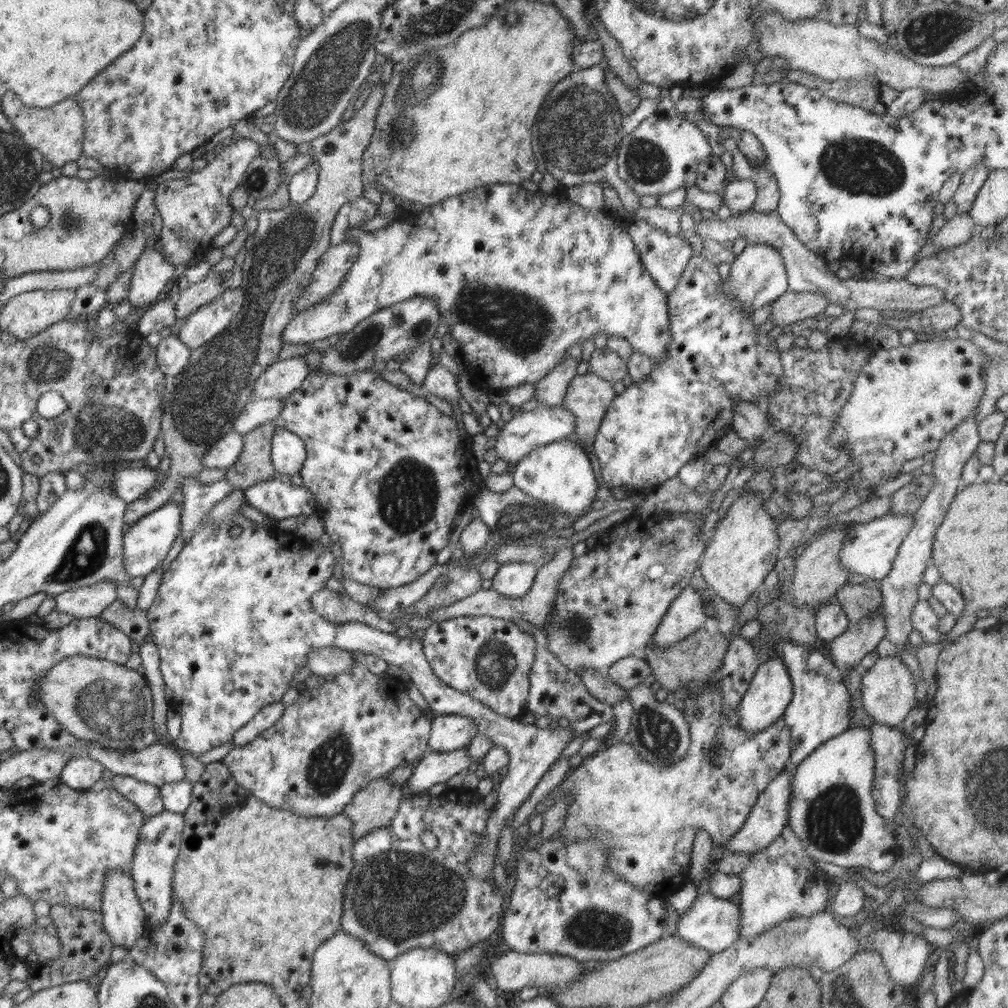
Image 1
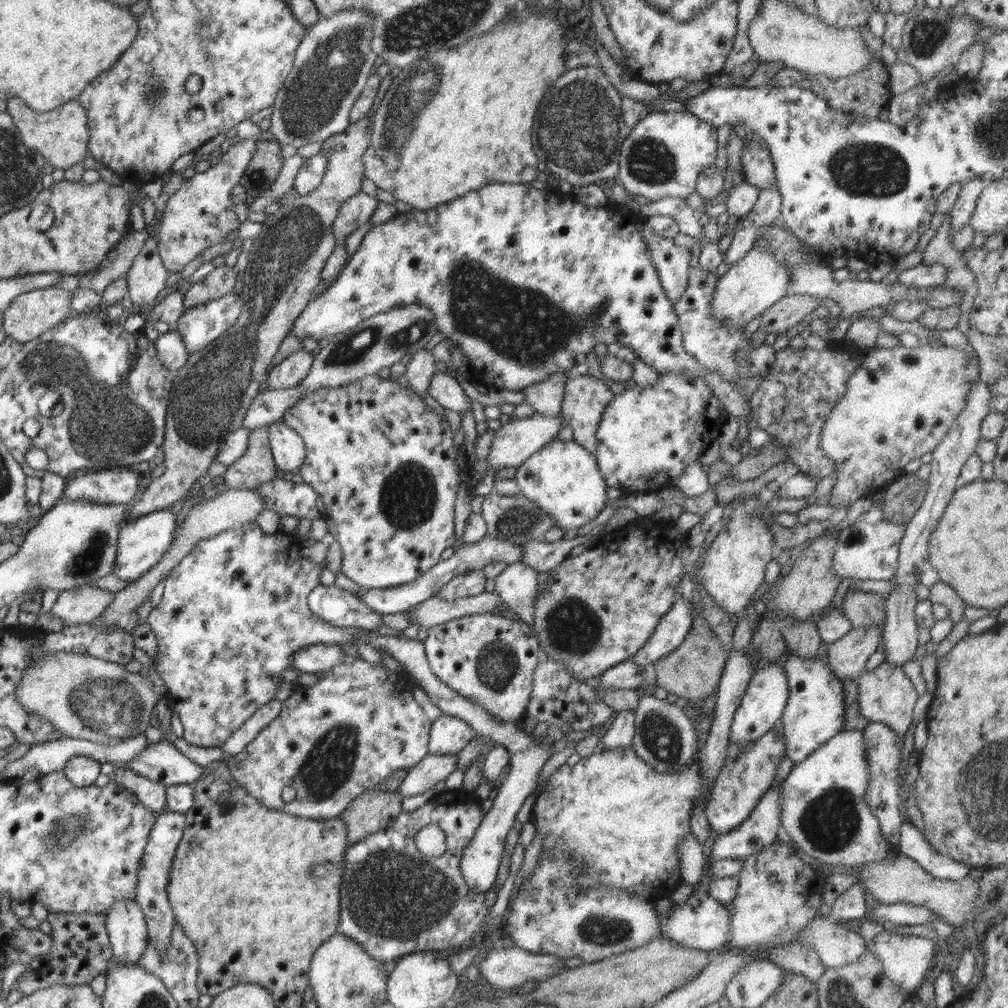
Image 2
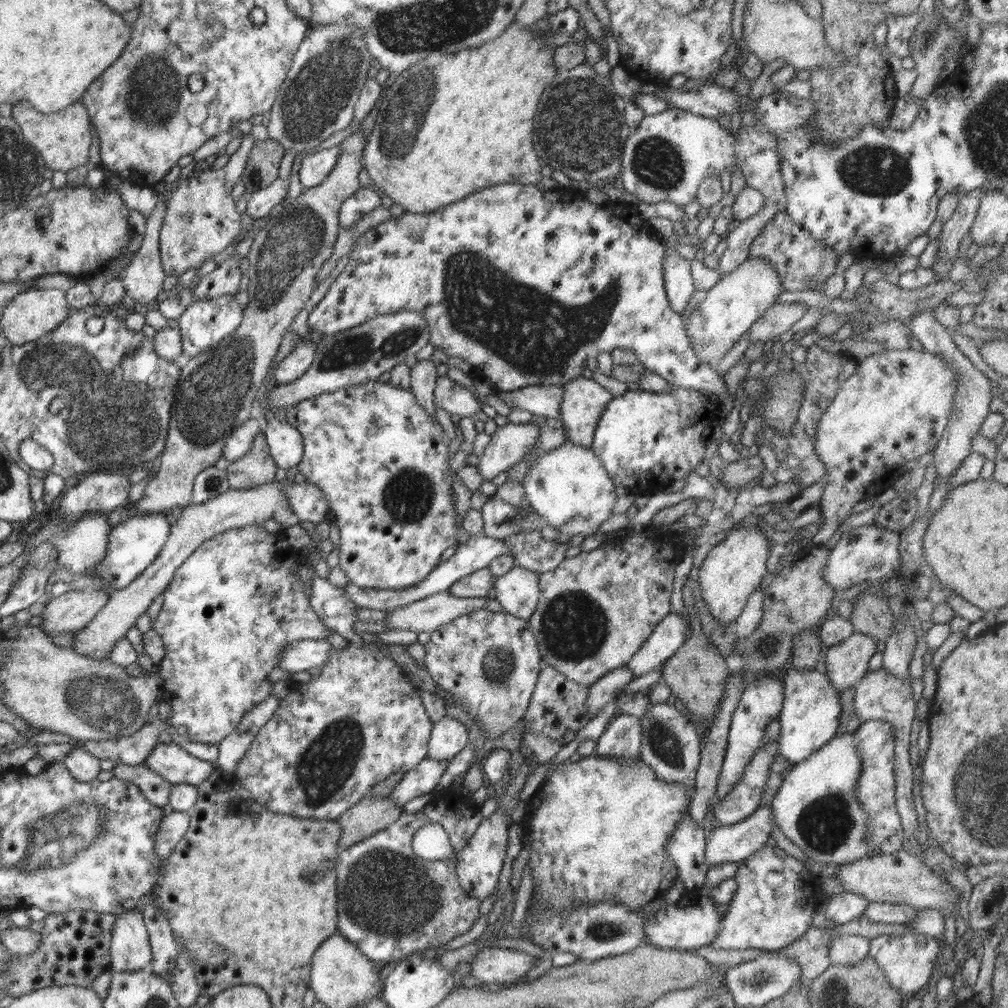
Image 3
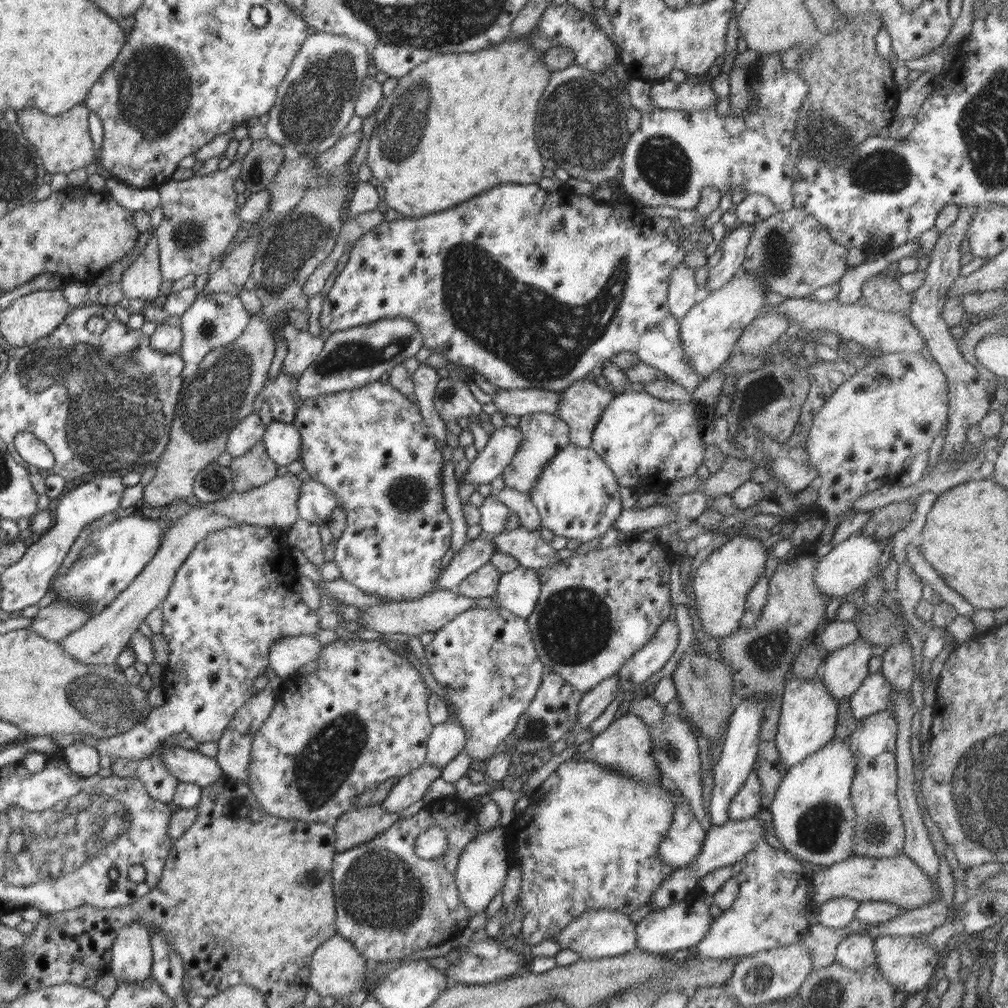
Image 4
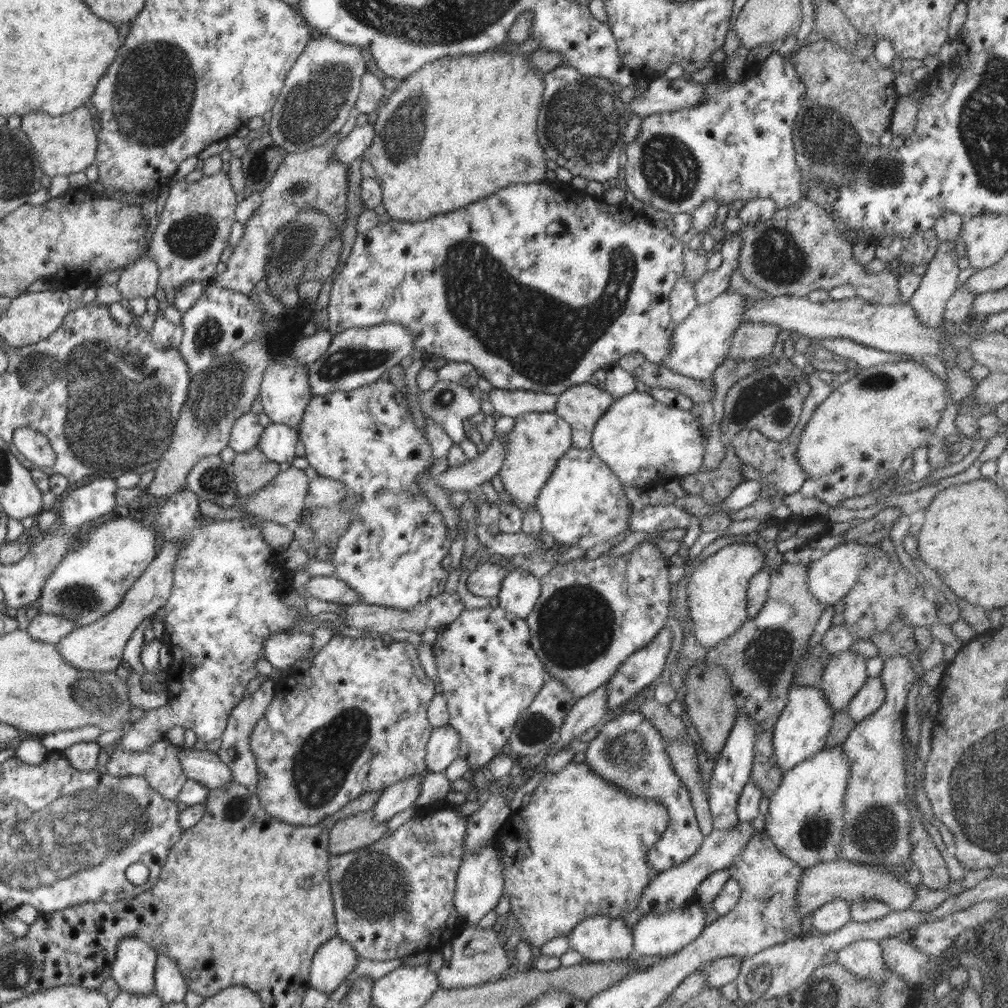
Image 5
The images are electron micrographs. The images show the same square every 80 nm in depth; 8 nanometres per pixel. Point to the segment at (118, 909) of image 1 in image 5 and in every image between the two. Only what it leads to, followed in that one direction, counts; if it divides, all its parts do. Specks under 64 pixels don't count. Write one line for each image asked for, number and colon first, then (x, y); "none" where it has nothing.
2: (126, 927)
3: (130, 950)
4: (131, 954)
5: (133, 969)

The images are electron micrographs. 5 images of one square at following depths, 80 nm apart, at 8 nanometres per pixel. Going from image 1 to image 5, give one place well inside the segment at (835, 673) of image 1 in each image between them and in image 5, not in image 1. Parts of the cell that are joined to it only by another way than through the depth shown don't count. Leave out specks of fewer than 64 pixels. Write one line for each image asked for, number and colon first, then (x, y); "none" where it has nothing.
2: (814, 712)
3: (811, 711)
4: (808, 715)
5: (801, 730)

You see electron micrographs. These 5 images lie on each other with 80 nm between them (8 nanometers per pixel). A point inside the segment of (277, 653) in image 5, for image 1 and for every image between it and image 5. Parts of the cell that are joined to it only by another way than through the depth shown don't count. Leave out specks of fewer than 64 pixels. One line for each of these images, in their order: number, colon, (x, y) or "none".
1: (326, 662)
2: (313, 658)
3: (300, 655)
4: (287, 655)

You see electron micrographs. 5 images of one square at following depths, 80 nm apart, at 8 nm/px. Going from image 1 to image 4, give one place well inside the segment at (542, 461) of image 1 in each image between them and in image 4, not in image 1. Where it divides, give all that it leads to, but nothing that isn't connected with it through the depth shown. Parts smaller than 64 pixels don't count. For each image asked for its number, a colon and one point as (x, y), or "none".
2: (563, 479)
3: (569, 488)
4: (576, 494)

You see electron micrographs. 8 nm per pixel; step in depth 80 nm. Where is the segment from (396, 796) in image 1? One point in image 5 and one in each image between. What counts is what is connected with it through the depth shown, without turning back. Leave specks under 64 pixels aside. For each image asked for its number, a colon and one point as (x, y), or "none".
2: (374, 811)
3: (369, 815)
4: (357, 825)
5: (356, 831)

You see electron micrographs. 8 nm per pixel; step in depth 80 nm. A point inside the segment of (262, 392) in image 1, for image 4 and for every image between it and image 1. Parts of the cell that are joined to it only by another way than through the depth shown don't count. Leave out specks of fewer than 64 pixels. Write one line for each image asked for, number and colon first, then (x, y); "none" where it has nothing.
2: (290, 372)
3: (293, 366)
4: (302, 348)

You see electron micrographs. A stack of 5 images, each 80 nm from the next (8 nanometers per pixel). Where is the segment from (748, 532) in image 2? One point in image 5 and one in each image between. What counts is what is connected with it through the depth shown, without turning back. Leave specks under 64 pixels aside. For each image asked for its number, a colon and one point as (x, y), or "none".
3: (733, 569)
4: (721, 584)
5: (717, 589)

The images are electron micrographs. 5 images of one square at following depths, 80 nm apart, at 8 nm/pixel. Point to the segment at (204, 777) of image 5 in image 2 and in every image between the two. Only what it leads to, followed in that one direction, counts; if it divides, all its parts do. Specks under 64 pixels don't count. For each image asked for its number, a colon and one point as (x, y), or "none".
2: (161, 761)
3: (170, 761)
4: (187, 765)

